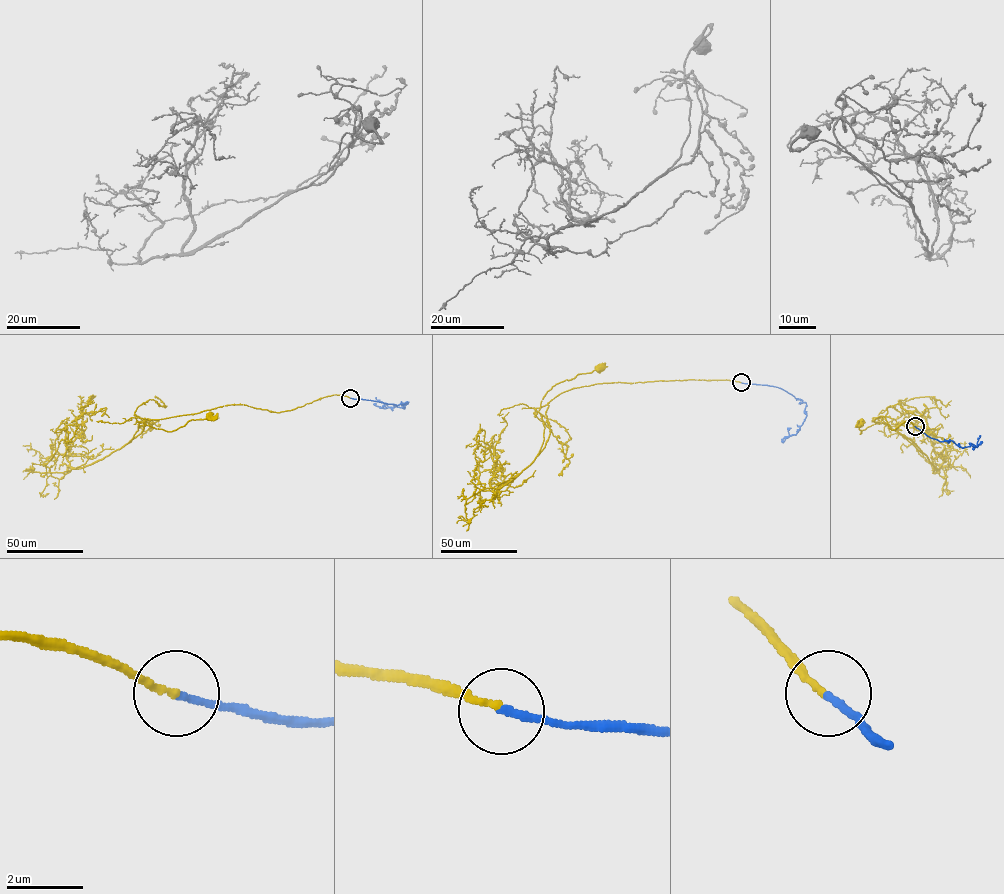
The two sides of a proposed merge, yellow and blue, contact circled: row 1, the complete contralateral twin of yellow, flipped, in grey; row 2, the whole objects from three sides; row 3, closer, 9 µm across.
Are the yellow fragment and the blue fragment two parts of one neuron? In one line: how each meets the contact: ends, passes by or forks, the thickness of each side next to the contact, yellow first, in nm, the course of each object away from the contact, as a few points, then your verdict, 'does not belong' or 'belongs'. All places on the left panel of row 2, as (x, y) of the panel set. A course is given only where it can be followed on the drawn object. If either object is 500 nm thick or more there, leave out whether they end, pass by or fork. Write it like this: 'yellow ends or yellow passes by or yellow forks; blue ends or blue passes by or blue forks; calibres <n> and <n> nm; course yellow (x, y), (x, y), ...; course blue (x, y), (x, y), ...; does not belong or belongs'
yellow ends; blue ends; calibres 170 and 200 nm; course yellow (350, 398), (332, 395), (281, 412), (237, 404), (149, 419), (121, 447), (138, 421), (171, 431), (210, 418); course blue (350, 398), (396, 405), (408, 402), (404, 408), (390, 407), (375, 397); belongs

